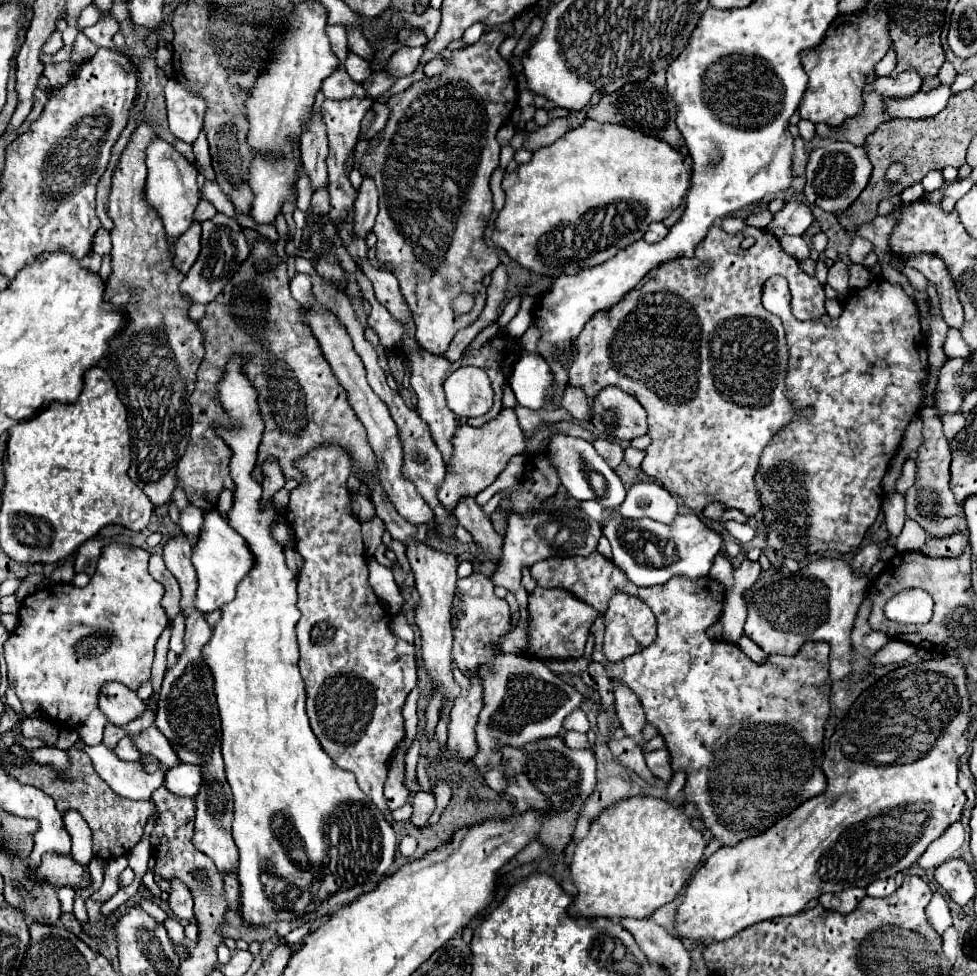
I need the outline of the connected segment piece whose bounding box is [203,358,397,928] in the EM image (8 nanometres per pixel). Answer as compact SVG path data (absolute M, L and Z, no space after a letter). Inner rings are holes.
M233 358L227 364L227 372L223 378L223 384L219 384L219 398L223 402L223 408L231 414L231 430L223 430L223 438L227 438L227 444L233 450L231 456L231 476L235 478L235 502L233 508L229 512L229 522L231 526L247 540L247 544L251 546L251 552L255 554L255 570L251 570L251 574L247 574L247 578L243 578L243 582L239 584L237 596L233 602L229 602L229 606L223 606L223 616L217 622L217 626L213 628L213 638L205 644L203 648L203 658L207 662L207 666L211 668L211 674L215 676L215 692L217 692L217 706L219 706L219 716L221 716L221 730L223 730L223 740L221 740L221 750L223 750L223 758L225 758L225 776L227 782L231 786L233 792L233 800L235 800L235 818L233 818L233 840L239 848L239 868L237 868L237 876L239 876L239 918L243 926L265 926L271 922L279 922L279 920L317 920L319 916L331 914L337 906L343 904L351 904L355 902L359 896L371 892L381 878L385 876L385 872L389 870L389 866L395 860L395 852L397 852L397 838L395 832L391 828L391 824L383 818L383 814L377 810L375 804L369 802L369 798L359 790L355 776L339 766L335 766L335 762L325 754L325 750L319 746L311 726L309 726L309 718L307 718L307 710L305 710L305 682L299 674L299 648L297 648L297 636L295 636L295 624L299 620L299 610L297 610L297 578L295 574L285 566L285 556L283 556L283 548L271 538L269 528L271 522L275 522L275 518L279 518L279 512L273 504L269 504L265 510L259 508L259 500L261 500L261 484L257 484L251 478L251 470L255 466L255 450L261 442L261 432L263 432L263 422L259 422L259 414L255 414L255 388L251 384L247 384L247 378L243 378L241 374L241 358Z

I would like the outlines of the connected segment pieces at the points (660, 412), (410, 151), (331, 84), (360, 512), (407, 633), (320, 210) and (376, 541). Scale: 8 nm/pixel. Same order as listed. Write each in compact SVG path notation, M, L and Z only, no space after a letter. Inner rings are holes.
M711 226L709 234L705 236L705 240L701 240L695 248L695 256L693 258L675 258L675 260L669 260L669 262L663 262L655 274L641 286L641 288L633 288L631 292L625 294L625 298L621 298L621 302L613 304L611 308L607 310L601 310L597 312L583 328L583 332L579 334L579 338L575 338L573 346L561 354L561 358L557 358L559 362L563 362L563 366L567 366L567 372L569 372L569 384L571 388L581 388L585 392L585 396L589 400L593 400L603 388L607 386L617 386L621 388L623 392L635 396L645 410L649 410L649 436L651 436L651 444L647 448L647 456L641 464L641 470L651 476L651 478L657 478L671 494L679 494L685 502L685 506L689 506L691 510L695 512L703 512L703 508L709 504L709 502L723 502L727 508L737 508L741 510L745 516L753 516L755 512L759 512L763 508L761 504L761 498L759 498L759 492L757 492L757 486L755 486L755 474L759 470L759 458L761 458L761 452L763 448L773 440L773 436L789 426L789 422L793 422L795 418L799 418L799 410L791 404L791 400L785 396L785 376L787 376L787 370L789 370L789 348L787 348L787 340L785 340L785 328L781 324L781 318L767 312L761 304L761 294L763 294L763 284L767 278L771 276L783 276L787 278L789 282L789 288L791 288L791 310L793 310L793 316L797 320L819 320L821 316L825 316L825 292L823 292L823 286L817 278L813 276L807 276L799 262L789 256L779 240L769 232L769 230L761 230L761 228L751 228L747 226L743 232L739 232L737 236L729 236L725 230L717 228L717 226ZM747 236L753 236L755 238L755 244L747 250L741 248L741 240L747 238ZM703 260L711 260L713 262L713 270L707 274L707 276L699 276L697 274L697 266L703 262ZM629 376L643 376L643 382L639 380L633 380Z
M491 30L491 32L485 32L481 36L479 42L463 48L463 50L455 50L453 52L453 58L447 62L447 70L439 76L431 76L431 78L423 78L415 84L411 84L405 92L401 94L395 94L389 98L389 108L391 108L391 118L383 130L383 138L381 138L381 144L371 150L367 148L365 156L363 156L363 162L361 162L361 174L371 174L371 178L375 178L377 182L377 188L379 188L379 214L377 214L377 220L375 220L375 226L373 226L373 232L377 236L377 258L381 264L391 264L393 266L393 274L397 276L399 280L399 286L401 286L401 294L403 298L407 300L409 308L411 308L411 314L413 314L413 320L415 320L415 338L419 342L421 348L427 348L429 352L433 354L443 354L447 350L447 346L451 344L453 336L469 326L471 322L475 322L477 314L483 310L485 306L485 298L487 298L487 288L483 284L483 278L487 274L491 274L497 266L499 266L499 258L493 250L487 248L487 244L483 242L483 228L487 224L487 218L493 210L493 198L491 198L491 190L489 190L489 178L493 174L493 170L499 166L499 144L495 140L495 134L497 130L509 120L511 112L515 110L517 106L517 80L513 78L511 70L509 70L509 64L499 56L497 48L499 44L505 40L505 36L497 30ZM459 294L471 294L475 304L471 308L471 312L467 314L455 314L453 310L453 300L459 296Z
M339 58L337 70L323 82L323 86L321 86L323 94L325 94L327 98L335 98L335 100L351 98L351 96L357 96L359 98L367 97L365 88L349 78L343 62L345 62L345 58Z
M357 493L351 498L351 508L359 520L369 520L375 515L375 507L368 495Z
M397 614L392 617L390 628L393 633L401 639L414 644L415 635L412 626L408 623L404 614Z
M327 186L317 188L317 190L313 192L311 206L315 206L313 210L317 210L317 212L315 212L315 218L317 218L317 216L325 216L325 214L329 212L329 188L327 188Z
M377 516L369 522L363 522L363 544L365 544L369 558L373 558L373 552L381 546L383 532L385 532L385 524Z

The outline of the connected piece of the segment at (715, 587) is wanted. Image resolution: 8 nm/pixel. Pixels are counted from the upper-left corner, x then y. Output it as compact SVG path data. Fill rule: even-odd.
M593 552L591 556L559 558L551 556L531 566L531 576L539 586L561 586L575 594L579 600L599 610L599 618L593 626L595 648L593 660L603 664L609 678L623 678L635 694L639 694L647 722L659 730L671 756L673 772L685 772L683 802L695 804L705 828L723 844L735 846L741 840L767 832L775 822L791 814L797 806L815 798L827 790L827 778L821 770L823 762L823 732L829 718L829 646L825 642L807 642L793 656L773 654L763 664L753 662L741 652L737 644L725 640L709 640L705 630L719 618L723 608L725 590L711 578L671 578L663 586L639 588L605 556ZM625 592L643 600L657 618L657 638L651 646L637 654L631 654L619 662L609 662L603 654L605 620L603 612L609 606L611 596Z

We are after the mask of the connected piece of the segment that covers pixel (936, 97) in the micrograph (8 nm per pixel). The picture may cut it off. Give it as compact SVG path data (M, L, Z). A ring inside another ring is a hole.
M937 86L931 92L919 90L915 96L907 100L885 100L885 106L893 118L931 118L939 114L949 100L949 86Z

